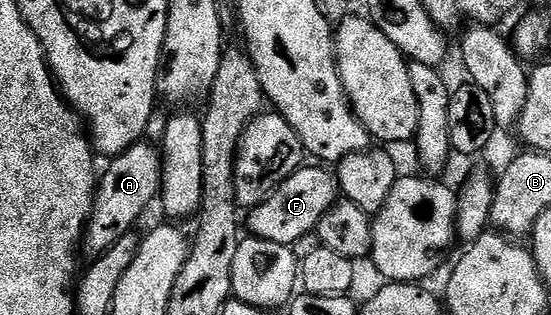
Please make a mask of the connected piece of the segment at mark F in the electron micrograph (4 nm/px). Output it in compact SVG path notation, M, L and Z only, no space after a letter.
M303 165L299 171L292 173L292 177L285 179L259 207L249 212L249 234L253 238L293 245L310 232L317 232L318 222L326 216L330 206L338 202L340 192L337 178L331 172L329 175L325 166L314 166L318 167Z

